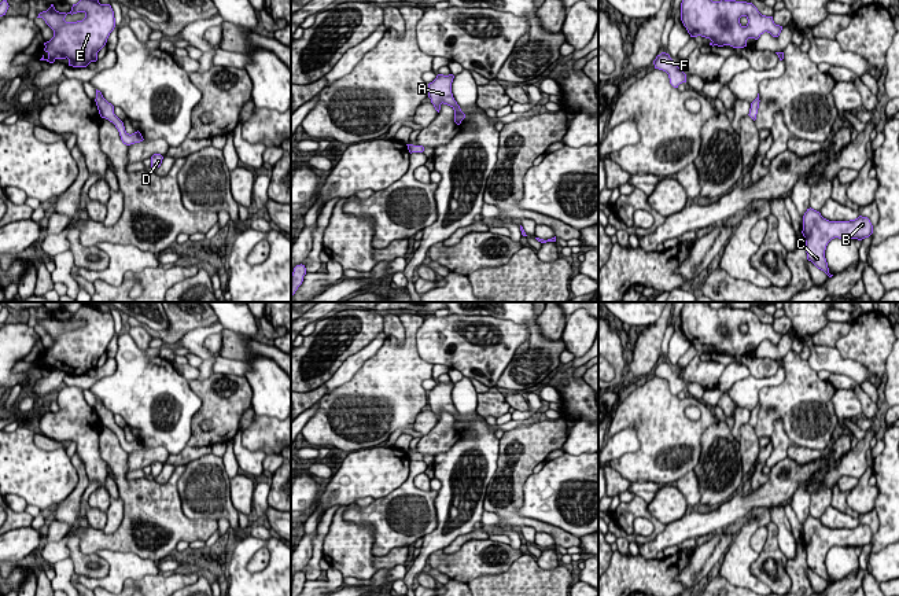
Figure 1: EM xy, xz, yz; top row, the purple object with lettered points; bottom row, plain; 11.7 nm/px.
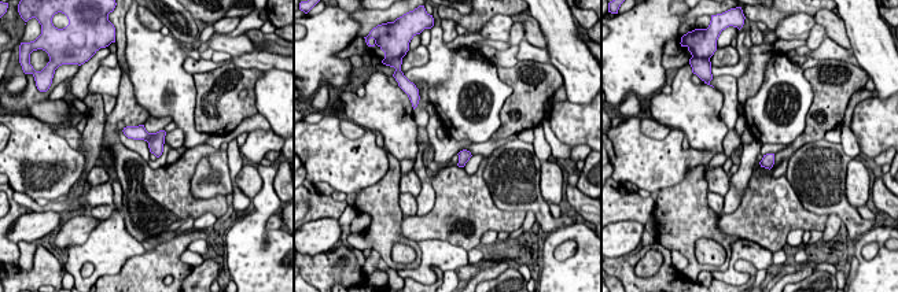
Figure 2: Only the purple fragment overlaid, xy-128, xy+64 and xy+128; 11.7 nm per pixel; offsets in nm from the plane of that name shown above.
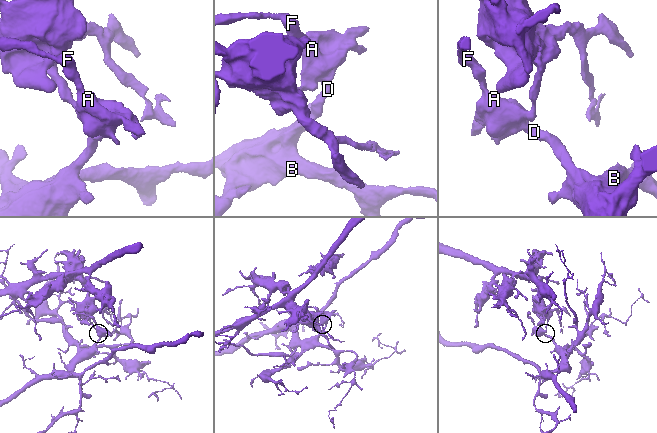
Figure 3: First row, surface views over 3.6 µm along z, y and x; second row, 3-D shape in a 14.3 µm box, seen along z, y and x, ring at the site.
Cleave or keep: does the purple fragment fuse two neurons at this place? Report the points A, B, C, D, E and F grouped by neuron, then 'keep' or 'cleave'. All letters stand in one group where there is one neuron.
A B C D F / E; cleave

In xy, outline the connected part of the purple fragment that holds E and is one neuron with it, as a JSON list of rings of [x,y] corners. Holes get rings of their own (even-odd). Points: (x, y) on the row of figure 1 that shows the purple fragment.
[[[80,0],[77,4],[73,4],[71,11],[67,14],[56,11],[54,4],[51,4],[51,7],[47,11],[38,14],[37,18],[43,18],[45,23],[54,30],[54,37],[49,41],[44,43],[45,45],[44,51],[48,54],[48,58],[45,59],[43,55],[40,60],[47,60],[49,63],[54,63],[56,59],[67,58],[69,66],[86,67],[91,62],[97,60],[97,52],[106,45],[110,33],[115,27],[114,11],[110,4],[100,4],[99,0]],[[77,12],[84,12],[85,18],[77,22],[65,21],[67,14],[73,15]]]

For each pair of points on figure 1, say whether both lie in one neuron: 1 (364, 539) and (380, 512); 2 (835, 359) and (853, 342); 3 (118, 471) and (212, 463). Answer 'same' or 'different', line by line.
1: different
2: different
3: different

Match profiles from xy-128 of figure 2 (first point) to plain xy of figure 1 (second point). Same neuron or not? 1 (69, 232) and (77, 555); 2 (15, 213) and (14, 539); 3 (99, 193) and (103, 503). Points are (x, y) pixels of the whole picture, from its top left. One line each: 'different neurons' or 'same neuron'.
1: different neurons
2: different neurons
3: same neuron

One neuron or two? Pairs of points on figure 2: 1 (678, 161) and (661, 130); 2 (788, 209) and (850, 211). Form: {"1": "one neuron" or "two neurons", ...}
{"1": "two neurons", "2": "two neurons"}

